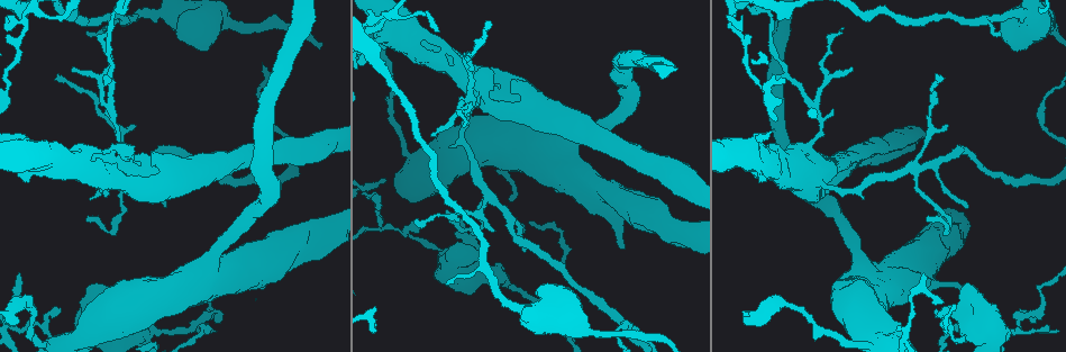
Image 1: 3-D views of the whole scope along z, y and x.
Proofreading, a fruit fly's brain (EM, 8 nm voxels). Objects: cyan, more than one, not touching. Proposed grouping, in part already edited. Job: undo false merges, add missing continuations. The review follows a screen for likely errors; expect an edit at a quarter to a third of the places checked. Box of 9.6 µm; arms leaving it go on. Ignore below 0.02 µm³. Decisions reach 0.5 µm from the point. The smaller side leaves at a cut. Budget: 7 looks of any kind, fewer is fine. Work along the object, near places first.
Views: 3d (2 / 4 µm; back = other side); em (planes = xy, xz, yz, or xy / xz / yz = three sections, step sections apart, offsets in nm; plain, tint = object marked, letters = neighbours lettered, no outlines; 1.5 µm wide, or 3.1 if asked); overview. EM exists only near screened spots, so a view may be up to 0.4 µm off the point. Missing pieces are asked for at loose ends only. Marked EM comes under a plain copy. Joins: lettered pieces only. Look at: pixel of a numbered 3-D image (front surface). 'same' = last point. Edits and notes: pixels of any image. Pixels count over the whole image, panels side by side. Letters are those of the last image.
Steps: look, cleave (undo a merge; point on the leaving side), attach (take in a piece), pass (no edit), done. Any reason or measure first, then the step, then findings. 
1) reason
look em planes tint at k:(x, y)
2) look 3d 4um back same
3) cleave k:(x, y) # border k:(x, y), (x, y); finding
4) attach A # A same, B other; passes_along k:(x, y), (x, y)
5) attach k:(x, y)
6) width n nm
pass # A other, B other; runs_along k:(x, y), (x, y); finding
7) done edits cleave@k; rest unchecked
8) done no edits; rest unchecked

calibre changes
look em planes letters at 1:(756, 319)

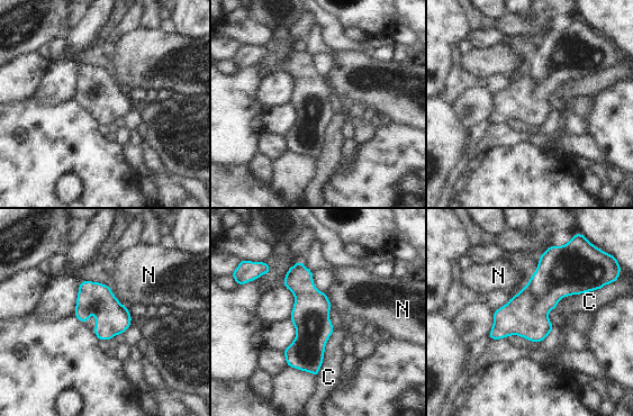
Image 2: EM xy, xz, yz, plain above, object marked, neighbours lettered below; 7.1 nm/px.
longest_contact C 360 nm
pass # C other, N other; runs_along 2:(299, 264), (310, 305), (315, 371); all the same neuron

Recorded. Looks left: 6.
a fork
look 3d 4um back at 1:(468, 100)

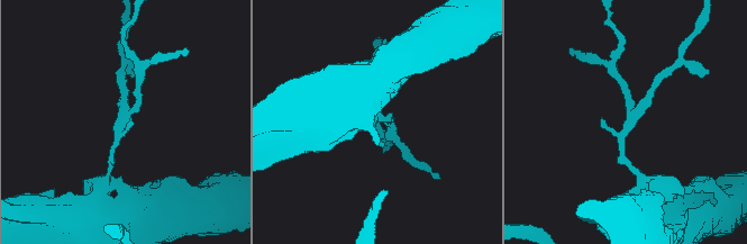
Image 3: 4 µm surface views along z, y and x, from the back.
arms 3
look em xy step 8 tint at 3:(379, 113)

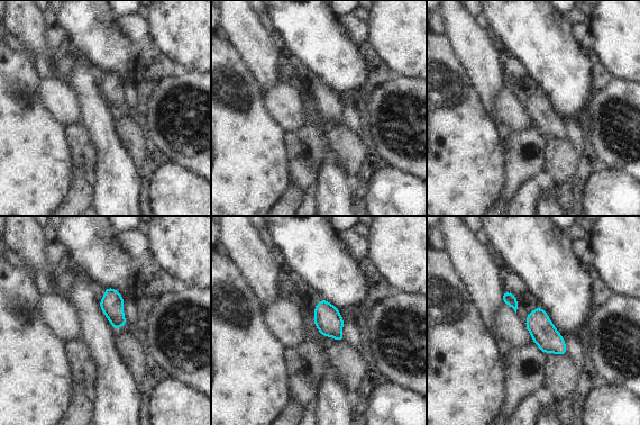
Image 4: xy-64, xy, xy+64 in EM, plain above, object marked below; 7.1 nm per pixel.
look em xz step 4 letters same

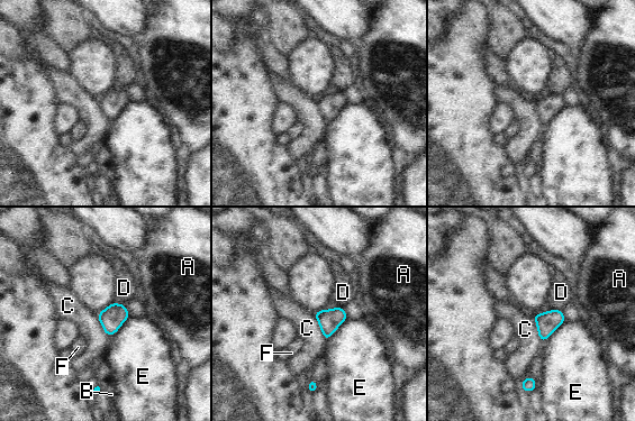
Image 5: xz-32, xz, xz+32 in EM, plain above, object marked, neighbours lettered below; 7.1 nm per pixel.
width 160 nm
pass # A other, B other, C other, D other, E other, F other; border 5:(314, 313), (326, 339); all the same neuron

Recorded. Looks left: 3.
free end
look 3d 4um at 1:(962, 285)

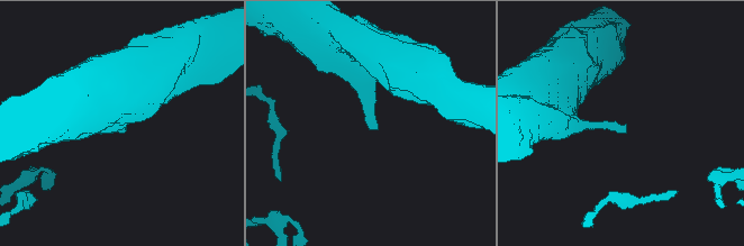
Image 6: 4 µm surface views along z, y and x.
now the EM
look em planes tint at 6:(378, 127)

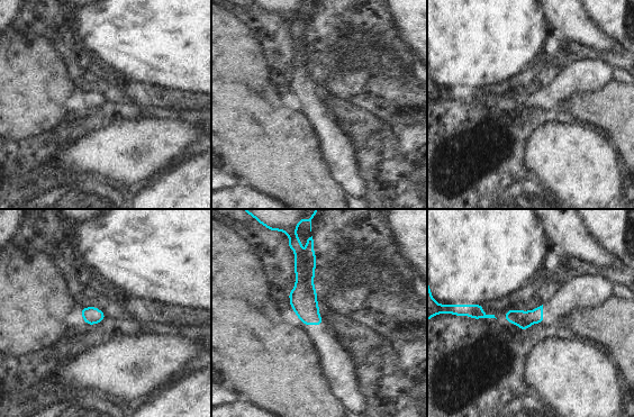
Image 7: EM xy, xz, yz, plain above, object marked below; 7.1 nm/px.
look em planes letters same

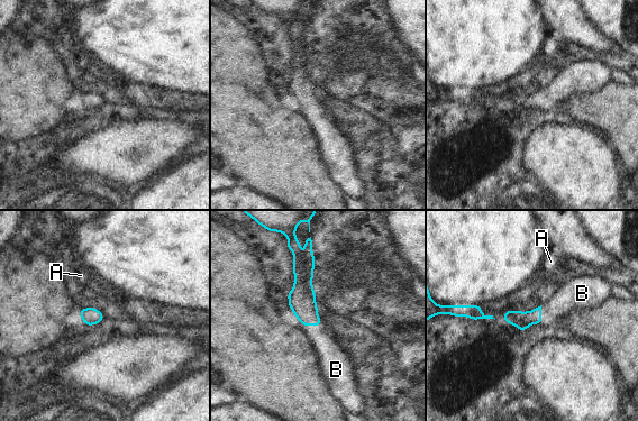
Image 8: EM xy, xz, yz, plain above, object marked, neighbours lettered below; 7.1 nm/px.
width 120 nm
attach B # A other, B same; passes_along 8:(301, 299), (310, 325), (326, 349); it goes on there

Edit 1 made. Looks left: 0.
done edits attach@8; rest unchecked

